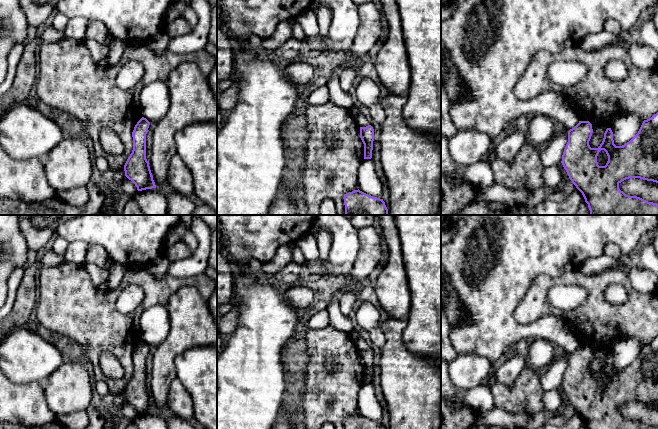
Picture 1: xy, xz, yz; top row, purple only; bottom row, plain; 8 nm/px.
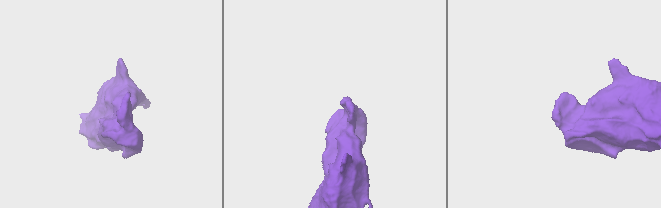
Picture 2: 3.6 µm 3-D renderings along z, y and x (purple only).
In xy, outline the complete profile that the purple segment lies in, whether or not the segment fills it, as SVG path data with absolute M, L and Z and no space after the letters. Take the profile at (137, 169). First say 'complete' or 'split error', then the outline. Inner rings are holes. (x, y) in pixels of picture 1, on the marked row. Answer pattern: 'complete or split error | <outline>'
complete | M144 117L135 125L132 132L133 150L124 165L125 176L135 184L138 191L156 188L146 159L146 134L149 125L150 122Z

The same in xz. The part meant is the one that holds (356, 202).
complete | M354 190L344 196L345 215L388 215L383 199Z

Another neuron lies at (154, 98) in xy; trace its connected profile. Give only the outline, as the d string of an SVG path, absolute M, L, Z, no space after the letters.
M166 83L146 85L140 93L141 116L150 123L158 123L170 107L170 94Z

